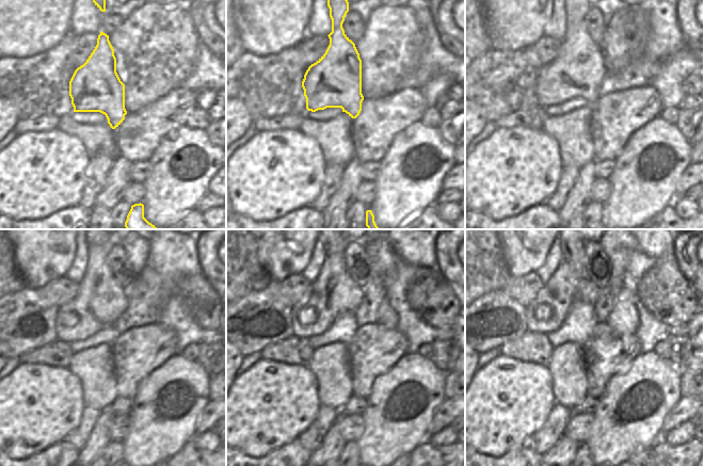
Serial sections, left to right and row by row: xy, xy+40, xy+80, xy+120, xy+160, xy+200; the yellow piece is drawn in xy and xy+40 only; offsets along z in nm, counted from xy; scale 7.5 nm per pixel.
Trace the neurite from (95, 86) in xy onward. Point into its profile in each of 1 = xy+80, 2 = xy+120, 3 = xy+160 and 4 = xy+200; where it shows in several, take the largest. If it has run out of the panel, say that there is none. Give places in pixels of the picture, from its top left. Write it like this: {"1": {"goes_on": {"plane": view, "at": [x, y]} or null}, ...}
{"1": {"goes_on": {"plane": "xy+80", "at": [578, 69]}}, "2": {"goes_on": {"plane": "xy+120", "at": [100, 300]}}, "3": {"goes_on": {"plane": "xy+160", "at": [333, 292]}}, "4": {"goes_on": {"plane": "xy+200", "at": [564, 287]}}}

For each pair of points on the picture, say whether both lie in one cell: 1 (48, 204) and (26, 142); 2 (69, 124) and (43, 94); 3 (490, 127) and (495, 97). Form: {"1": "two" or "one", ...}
{"1": "one", "2": "two", "3": "two"}

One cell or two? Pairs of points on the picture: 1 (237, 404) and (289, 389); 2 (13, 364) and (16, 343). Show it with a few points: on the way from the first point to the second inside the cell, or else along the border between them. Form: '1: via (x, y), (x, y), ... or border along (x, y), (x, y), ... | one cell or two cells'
1: via (250, 404), (270, 404), (276, 401) | one cell
2: border along (19, 356), (11, 358) | two cells

